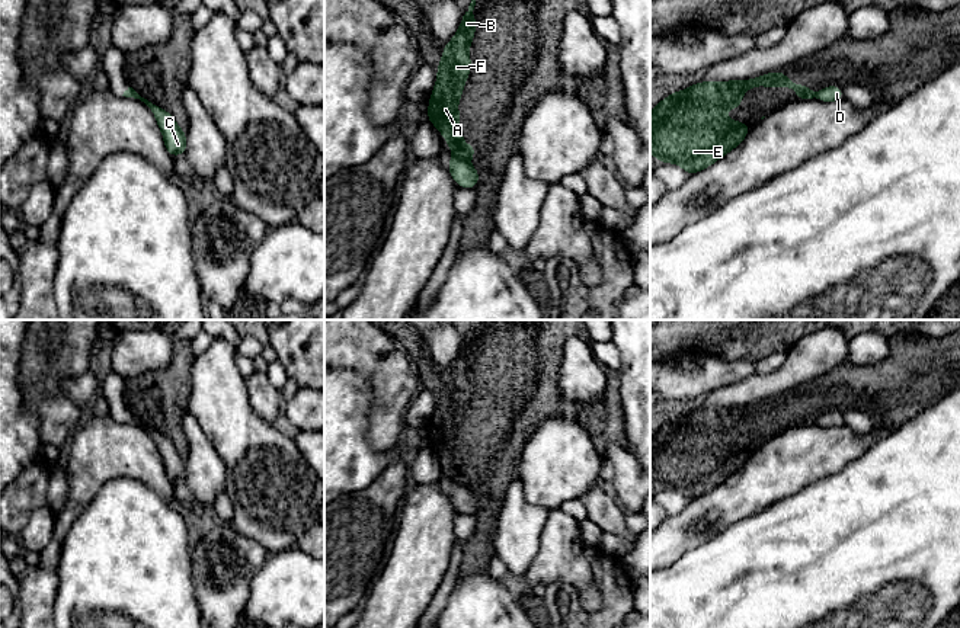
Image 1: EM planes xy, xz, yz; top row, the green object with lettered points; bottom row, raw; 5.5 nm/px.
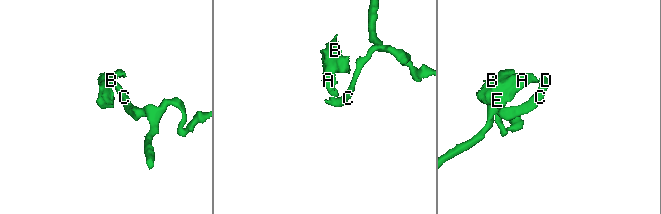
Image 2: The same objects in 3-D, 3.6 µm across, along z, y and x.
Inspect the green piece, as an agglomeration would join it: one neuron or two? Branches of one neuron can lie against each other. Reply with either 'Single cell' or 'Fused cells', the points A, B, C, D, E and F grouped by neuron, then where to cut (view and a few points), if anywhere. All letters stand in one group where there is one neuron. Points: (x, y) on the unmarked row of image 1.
Fused cells. Groups: A B E F / C D. Split along xz (456, 483), (460, 484)

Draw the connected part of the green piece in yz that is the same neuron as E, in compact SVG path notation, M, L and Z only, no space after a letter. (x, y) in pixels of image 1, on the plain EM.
M775 397L751 406L695 408L675 417L650 438L650 478L660 488L676 488L694 500L737 472L751 451L737 445L727 446L724 436L742 432L740 423L748 414L785 411L799 419L797 426L815 424L803 410Z

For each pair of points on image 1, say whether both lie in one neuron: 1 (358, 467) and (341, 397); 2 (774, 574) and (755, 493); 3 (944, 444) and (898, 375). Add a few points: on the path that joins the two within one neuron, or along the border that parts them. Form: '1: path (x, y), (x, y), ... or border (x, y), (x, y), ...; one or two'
1: path (349, 449), (341, 441), (341, 415); one
2: border (790, 496), (729, 526); two
3: border (944, 394), (898, 426); two

